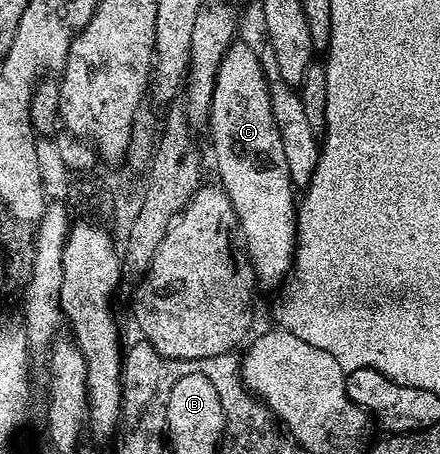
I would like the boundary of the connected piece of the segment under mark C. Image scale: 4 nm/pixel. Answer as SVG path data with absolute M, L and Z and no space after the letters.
M232 43L221 58L217 78L213 86L213 98L209 113L209 133L215 143L215 168L219 171L218 183L229 194L233 210L239 219L239 231L243 247L251 260L251 269L260 281L278 285L285 274L290 273L295 259L295 218L297 215L297 188L291 183L289 162L285 162L285 150L281 147L281 134L277 122L273 122L273 106L269 94L267 75L259 60L259 52L247 44Z

